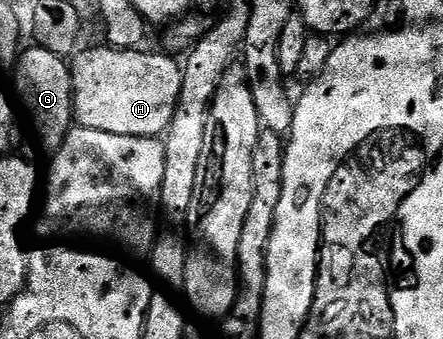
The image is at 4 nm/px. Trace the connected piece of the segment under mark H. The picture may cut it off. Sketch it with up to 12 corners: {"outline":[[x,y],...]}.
{"outline":[[94,47],[72,60],[74,120],[161,137],[182,64]]}

